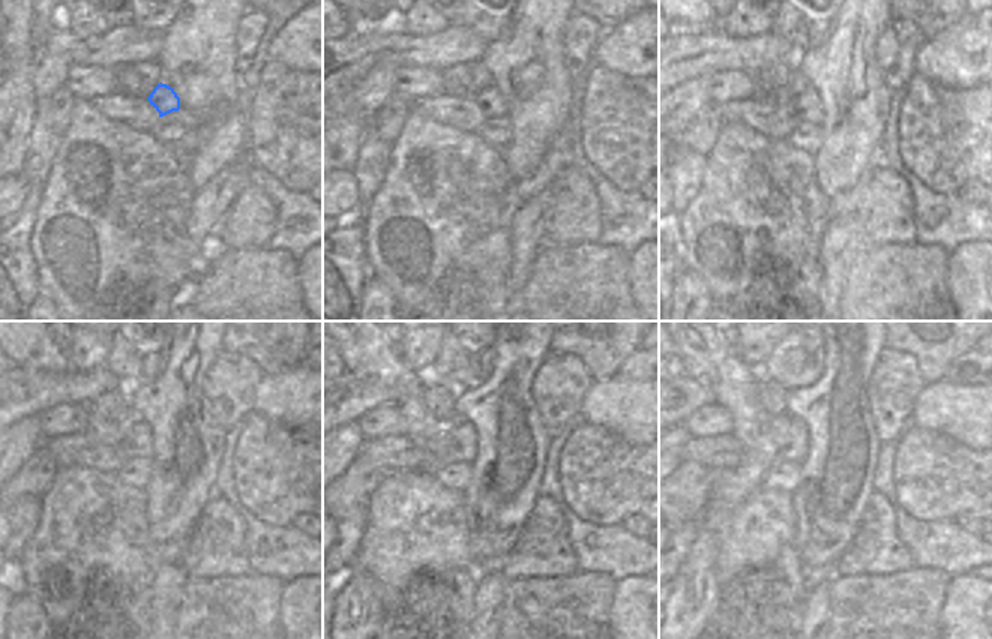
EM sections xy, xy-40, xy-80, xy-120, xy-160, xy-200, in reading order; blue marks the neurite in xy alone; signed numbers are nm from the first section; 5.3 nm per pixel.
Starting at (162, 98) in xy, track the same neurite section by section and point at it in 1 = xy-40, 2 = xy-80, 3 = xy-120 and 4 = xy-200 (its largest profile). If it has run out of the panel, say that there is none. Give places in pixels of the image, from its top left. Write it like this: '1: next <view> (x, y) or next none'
1: next xy-40 (491, 102)
2: next xy-80 (808, 107)
3: next xy-120 (135, 443)
4: next xy-200 (793, 444)

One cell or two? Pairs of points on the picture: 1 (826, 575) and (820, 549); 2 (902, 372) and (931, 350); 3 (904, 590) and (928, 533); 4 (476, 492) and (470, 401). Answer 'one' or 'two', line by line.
1: two
2: two
3: two
4: one

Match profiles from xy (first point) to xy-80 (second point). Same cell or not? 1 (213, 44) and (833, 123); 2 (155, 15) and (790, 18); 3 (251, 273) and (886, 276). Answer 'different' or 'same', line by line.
1: same
2: same
3: same

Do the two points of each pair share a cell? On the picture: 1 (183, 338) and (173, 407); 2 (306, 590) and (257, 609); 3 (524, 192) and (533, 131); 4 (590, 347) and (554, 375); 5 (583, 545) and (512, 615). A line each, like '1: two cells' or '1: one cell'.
1: one cell
2: two cells
3: two cells
4: two cells
5: two cells

